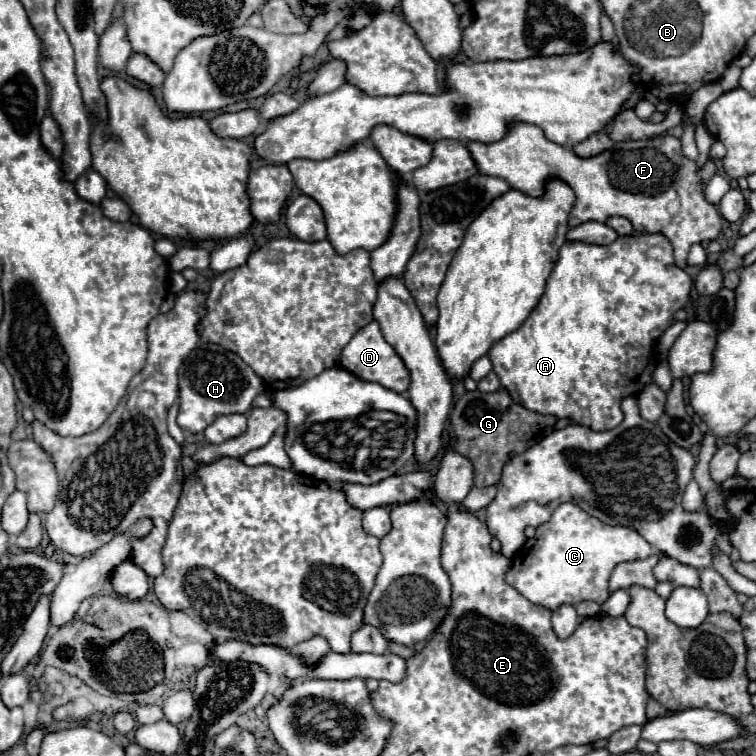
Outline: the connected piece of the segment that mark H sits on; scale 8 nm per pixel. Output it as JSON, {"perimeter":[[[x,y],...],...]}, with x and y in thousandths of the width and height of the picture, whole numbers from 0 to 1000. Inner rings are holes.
{"perimeter":[[[265,455],[235,489],[238,511],[238,542],[235,563],[251,571],[267,571],[280,553],[291,548],[323,548],[333,540],[333,529],[349,519],[347,503],[325,484],[312,468],[294,460],[291,455]]]}

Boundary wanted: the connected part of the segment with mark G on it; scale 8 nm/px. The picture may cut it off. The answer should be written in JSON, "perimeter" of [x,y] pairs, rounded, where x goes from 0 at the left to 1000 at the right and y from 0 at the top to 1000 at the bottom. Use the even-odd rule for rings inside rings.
{"perimeter":[[[664,513],[664,516],[651,519],[651,521],[640,521],[640,519],[632,519],[632,516],[616,519],[601,534],[595,558],[598,558],[598,593],[624,611],[624,619],[627,619],[627,643],[638,646],[638,643],[653,643],[653,640],[659,640],[664,616],[675,606],[680,606],[683,601],[690,601],[701,590],[706,590],[709,585],[714,585],[717,579],[722,579],[730,571],[730,563],[735,561],[735,553],[733,550],[717,550],[717,548],[709,548],[704,542],[696,542],[690,534],[680,532],[677,524]]]}

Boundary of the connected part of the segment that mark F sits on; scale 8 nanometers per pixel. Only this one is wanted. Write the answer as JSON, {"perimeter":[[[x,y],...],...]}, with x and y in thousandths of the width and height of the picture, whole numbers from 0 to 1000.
{"perimeter":[[[677,164],[675,175],[653,190],[619,188],[624,209],[638,230],[667,235],[677,249],[714,262],[720,259],[720,243],[728,235],[749,241],[759,257],[759,278],[754,280],[754,299],[788,291],[802,294],[807,286],[825,286],[836,294],[836,302],[847,310],[876,307],[892,325],[894,352],[907,354],[907,339],[915,323],[947,317],[955,304],[955,286],[944,270],[931,262],[931,241],[947,228],[947,217],[939,212],[931,222],[902,206],[897,188],[889,180],[868,185],[831,185],[815,188],[810,198],[783,209],[765,209],[749,193],[725,188],[720,175],[704,164]]]}

